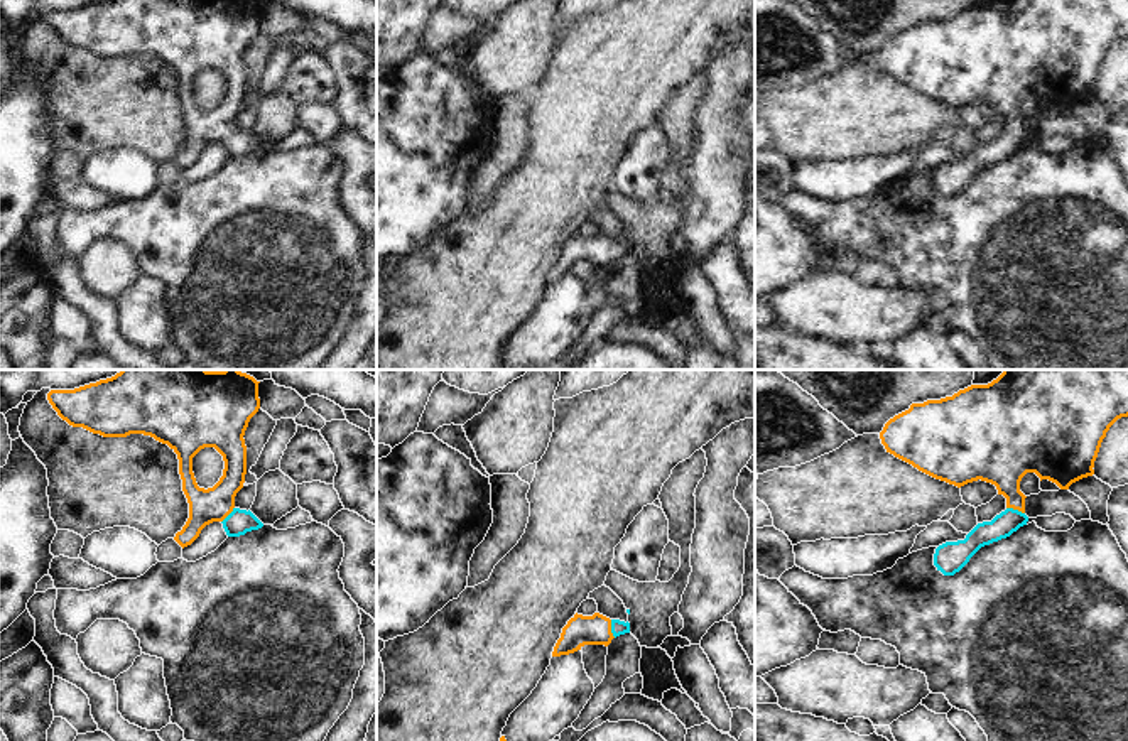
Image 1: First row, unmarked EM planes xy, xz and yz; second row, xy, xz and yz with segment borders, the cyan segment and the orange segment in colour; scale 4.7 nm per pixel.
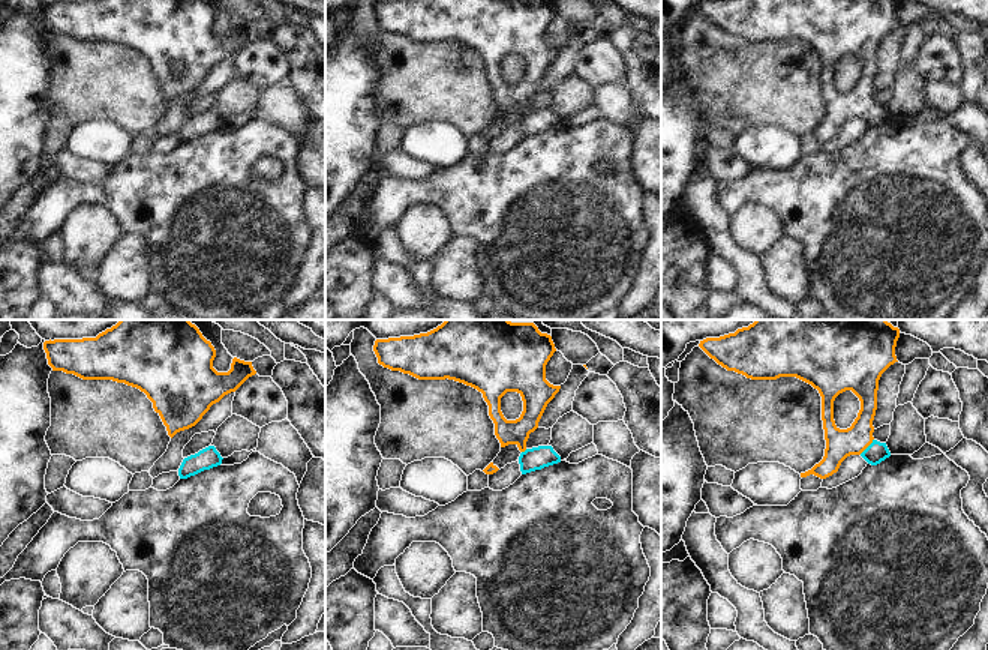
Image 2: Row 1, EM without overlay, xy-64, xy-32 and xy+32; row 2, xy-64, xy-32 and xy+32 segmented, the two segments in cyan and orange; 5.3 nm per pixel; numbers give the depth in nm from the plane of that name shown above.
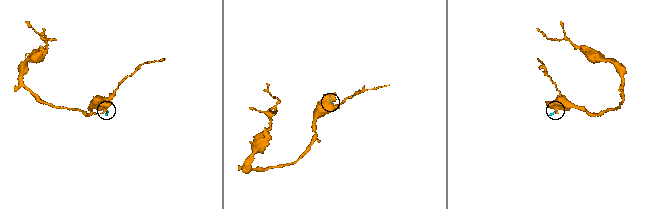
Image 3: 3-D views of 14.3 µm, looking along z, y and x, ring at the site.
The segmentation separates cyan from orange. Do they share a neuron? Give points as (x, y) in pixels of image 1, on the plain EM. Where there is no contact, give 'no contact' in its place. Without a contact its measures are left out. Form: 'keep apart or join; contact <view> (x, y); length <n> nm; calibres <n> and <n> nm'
join; contact xz (612, 250); length 90 nm; calibres 70 and 140 nm

